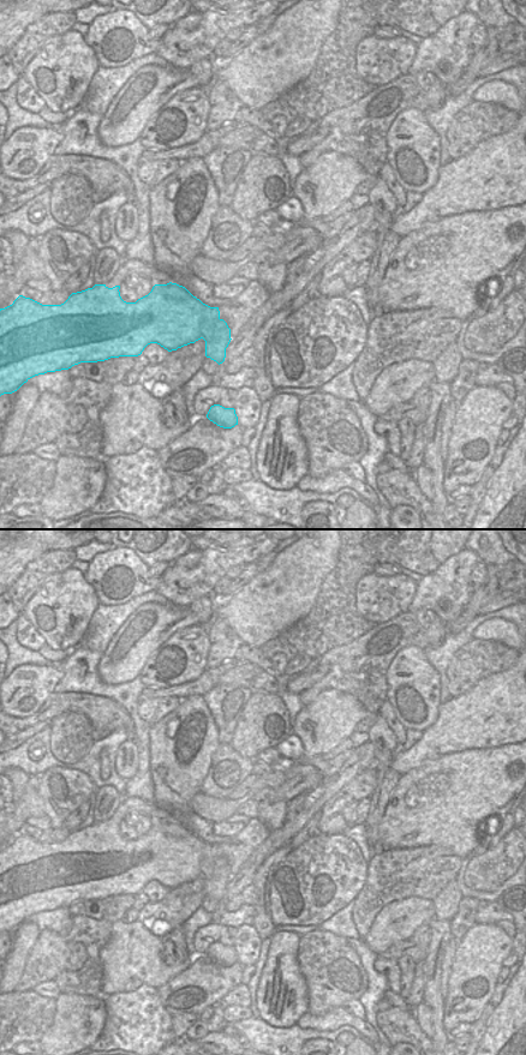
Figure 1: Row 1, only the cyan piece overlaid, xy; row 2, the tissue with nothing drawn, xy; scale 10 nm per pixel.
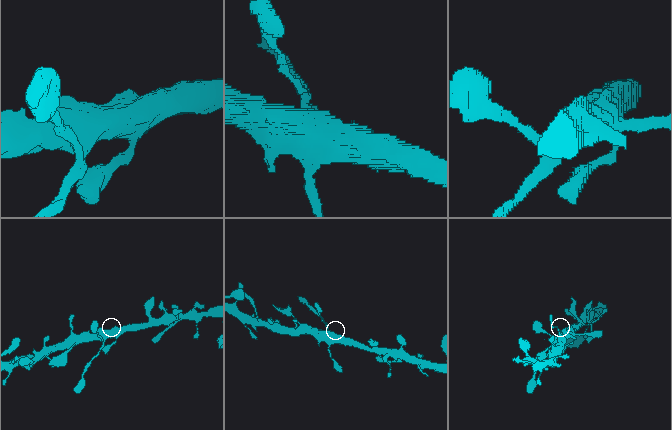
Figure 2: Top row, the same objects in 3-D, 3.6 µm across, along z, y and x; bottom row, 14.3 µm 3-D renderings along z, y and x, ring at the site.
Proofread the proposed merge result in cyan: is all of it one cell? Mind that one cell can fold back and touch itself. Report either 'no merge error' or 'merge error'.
merge error

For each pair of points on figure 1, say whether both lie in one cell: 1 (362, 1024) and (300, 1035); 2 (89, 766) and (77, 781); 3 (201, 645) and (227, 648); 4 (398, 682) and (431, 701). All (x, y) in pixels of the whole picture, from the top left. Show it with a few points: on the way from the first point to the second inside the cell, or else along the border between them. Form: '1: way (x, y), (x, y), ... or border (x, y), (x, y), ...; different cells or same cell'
1: border (322, 1031), (334, 1031), (350, 1025), (360, 1035); different cells
2: border (60, 766), (84, 772), (97, 787); different cells
3: border (208, 627), (209, 653), (205, 667); different cells
4: way (406, 682), (410, 682), (423, 695); same cell

